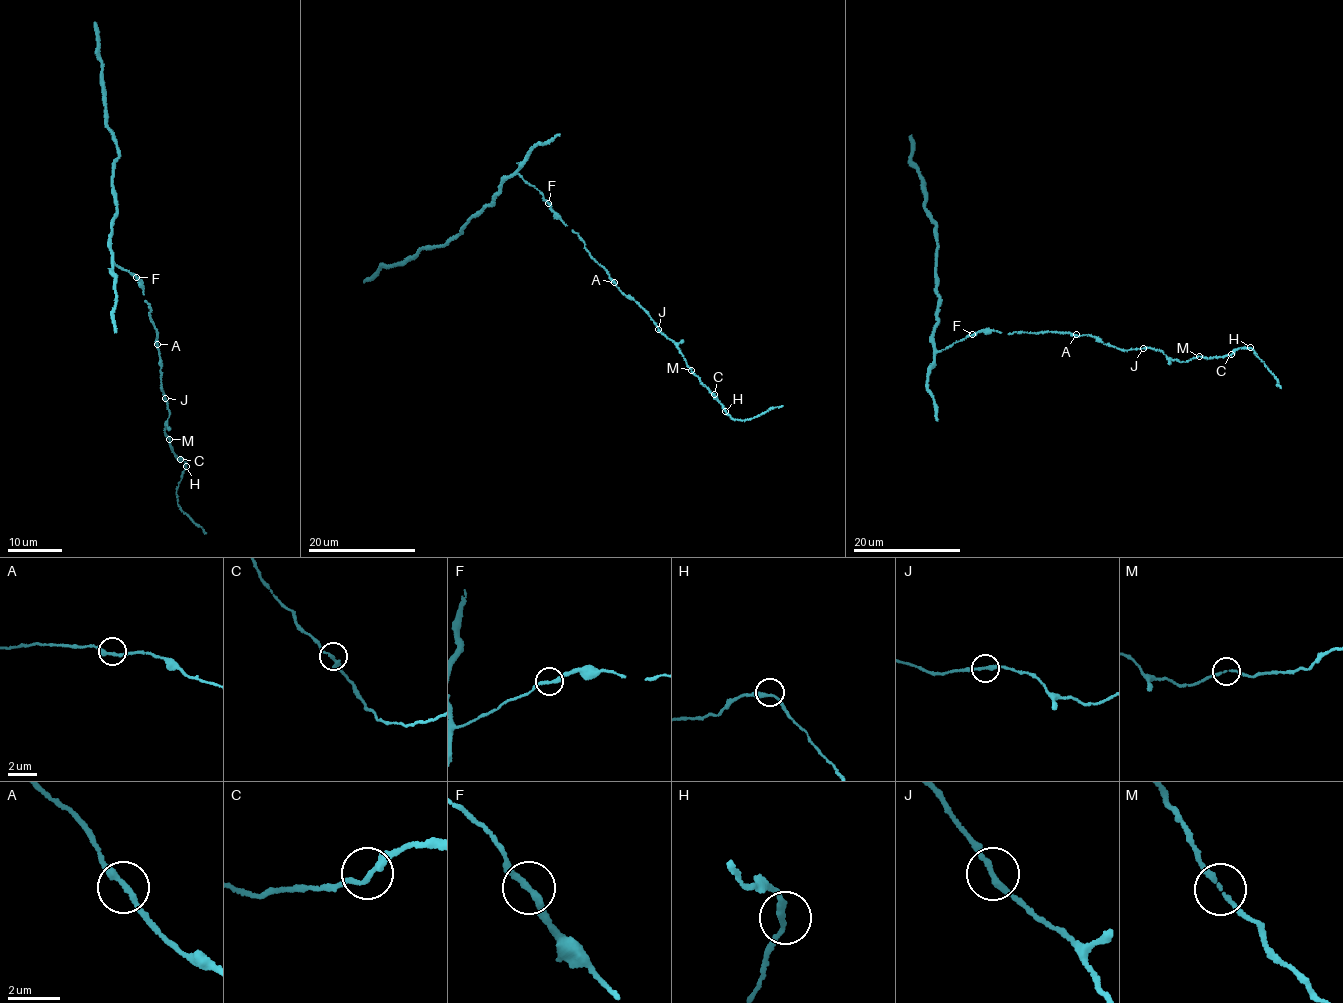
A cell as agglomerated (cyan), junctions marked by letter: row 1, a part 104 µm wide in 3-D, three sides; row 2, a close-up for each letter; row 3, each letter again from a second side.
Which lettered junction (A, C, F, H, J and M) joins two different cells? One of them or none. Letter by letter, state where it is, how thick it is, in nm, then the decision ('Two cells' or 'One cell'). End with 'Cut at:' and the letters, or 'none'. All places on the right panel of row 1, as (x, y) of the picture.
A: Place: (1076, 334). Thickness 240 nm. One cell
C: Place: (1231, 354). Thickness 240 nm. One cell
F: Place: (972, 334). Thickness 240 nm. One cell
H: Place: (1250, 347). Thickness 240 nm. One cell
J: Place: (1143, 348). Thickness 220 nm. One cell
M: Place: (1199, 356). Thickness 160 nm. One cell
Cut at: none

